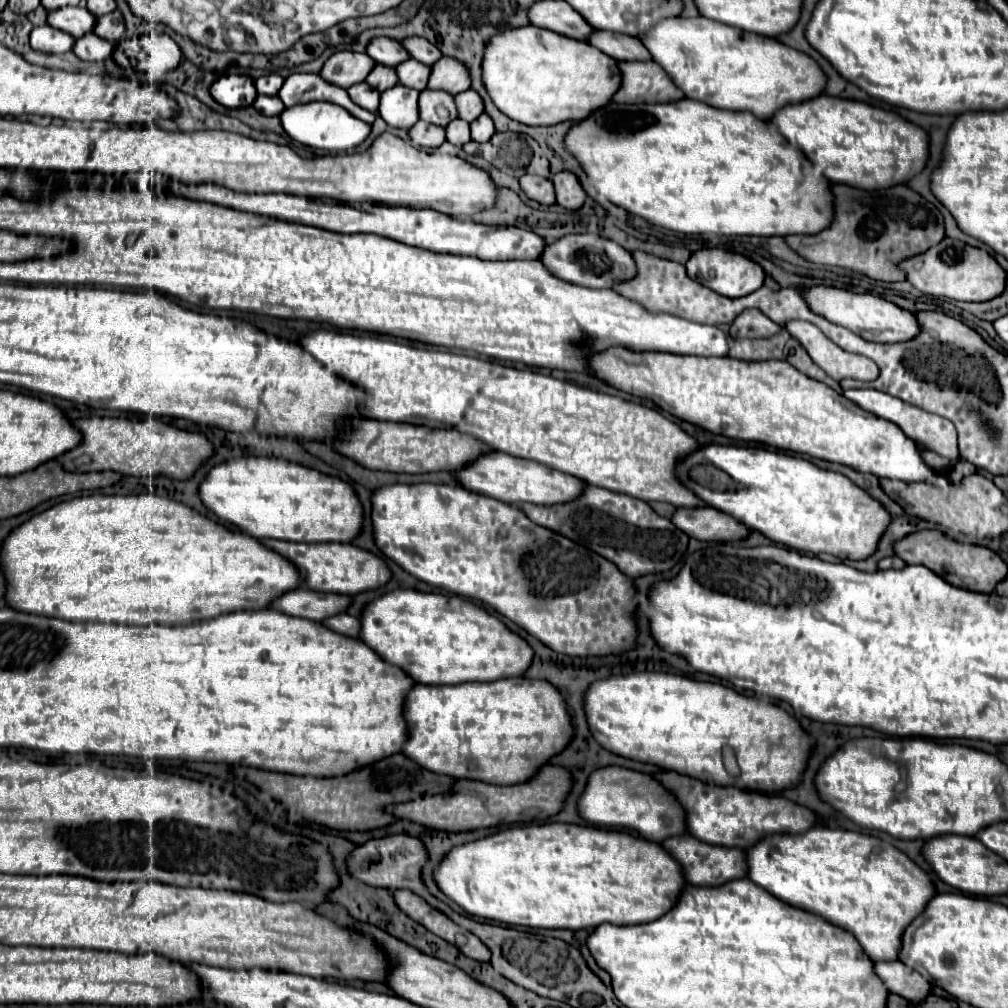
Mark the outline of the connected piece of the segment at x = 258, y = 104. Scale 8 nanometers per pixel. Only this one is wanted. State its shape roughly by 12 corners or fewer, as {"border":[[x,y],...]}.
{"border":[[258,96],[254,108],[278,116],[286,106],[278,96]]}

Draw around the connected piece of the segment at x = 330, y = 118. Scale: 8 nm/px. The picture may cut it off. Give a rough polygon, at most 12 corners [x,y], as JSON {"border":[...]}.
{"border":[[330,102],[280,114],[286,134],[334,154],[352,152],[370,124]]}

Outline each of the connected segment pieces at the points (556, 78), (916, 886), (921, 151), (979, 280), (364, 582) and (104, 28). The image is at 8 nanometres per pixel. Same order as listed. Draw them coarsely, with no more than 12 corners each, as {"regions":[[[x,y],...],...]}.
{"regions":[[[536,26],[496,32],[482,82],[526,126],[584,120],[616,60]],[[850,830],[778,832],[746,876],[848,930],[872,962],[932,898],[904,852]],[[820,94],[768,120],[832,182],[888,188],[928,158],[894,112]],[[952,238],[902,260],[920,292],[964,302],[1002,294],[1006,272]],[[258,540],[316,592],[358,594],[390,580],[352,544]],[[120,10],[96,20],[94,34],[118,44],[126,24]]]}

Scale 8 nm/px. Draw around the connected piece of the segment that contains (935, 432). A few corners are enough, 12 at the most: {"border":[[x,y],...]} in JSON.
{"border":[[880,390],[844,396],[912,440],[959,459],[954,424]]}

